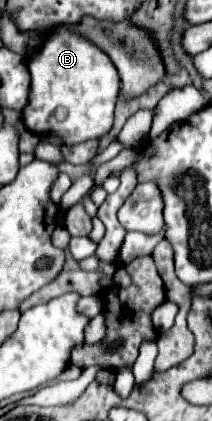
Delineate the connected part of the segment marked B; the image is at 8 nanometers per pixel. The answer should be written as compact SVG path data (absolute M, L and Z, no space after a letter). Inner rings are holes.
M57 28L49 40L27 62L31 74L29 104L23 108L23 124L39 136L55 134L63 146L75 146L87 140L99 140L113 128L113 112L121 80L105 52L93 48L89 40ZM59 108L67 108L59 112Z

